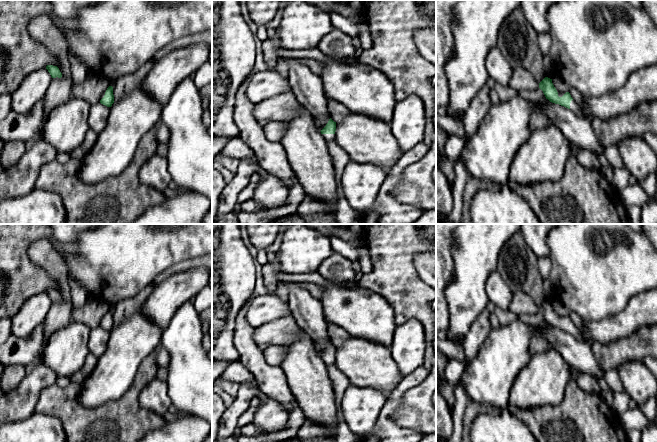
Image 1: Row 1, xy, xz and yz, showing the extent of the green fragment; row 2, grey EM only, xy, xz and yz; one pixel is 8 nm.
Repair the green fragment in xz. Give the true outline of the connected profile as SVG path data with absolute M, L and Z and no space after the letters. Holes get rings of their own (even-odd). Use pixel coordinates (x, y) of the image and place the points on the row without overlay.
M330 342L326 350L320 356L323 359L323 362L326 364L326 366L329 366L335 363L335 355L336 355L336 346L334 346Z

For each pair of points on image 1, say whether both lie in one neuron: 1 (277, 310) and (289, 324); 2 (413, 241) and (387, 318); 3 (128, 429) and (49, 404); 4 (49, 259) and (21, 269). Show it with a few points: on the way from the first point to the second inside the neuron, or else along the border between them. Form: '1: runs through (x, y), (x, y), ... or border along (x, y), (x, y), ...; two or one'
1: border along (290, 314), (261, 325); two
2: border along (374, 291), (390, 305), (397, 324); two
3: runs through (108, 429), (86, 429), (69, 412); one
4: border along (33, 241), (29, 246), (29, 258), (54, 279); two

